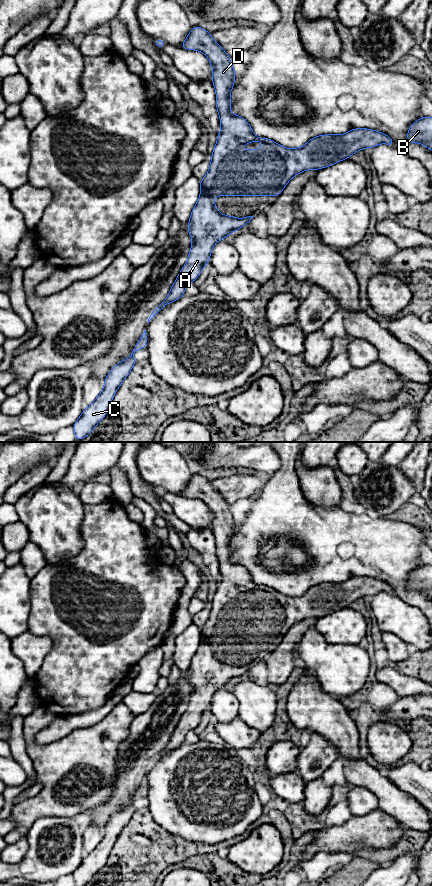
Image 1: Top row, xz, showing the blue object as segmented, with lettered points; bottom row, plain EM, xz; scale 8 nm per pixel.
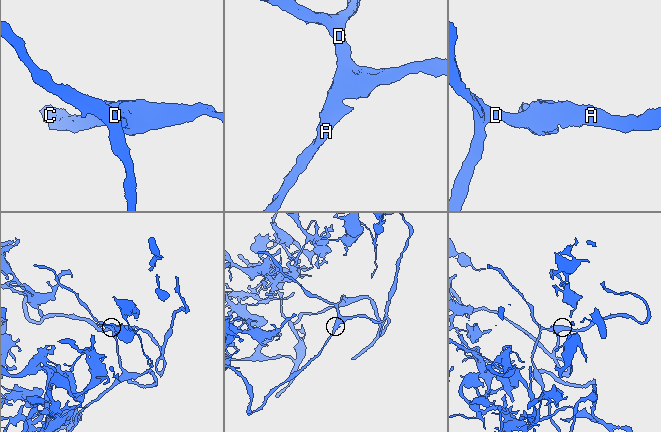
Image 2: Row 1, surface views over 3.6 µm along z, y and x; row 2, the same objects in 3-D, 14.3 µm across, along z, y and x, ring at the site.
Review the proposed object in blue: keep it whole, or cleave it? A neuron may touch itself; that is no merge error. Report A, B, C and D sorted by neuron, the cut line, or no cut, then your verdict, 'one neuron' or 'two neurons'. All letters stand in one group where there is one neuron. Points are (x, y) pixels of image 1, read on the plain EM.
groups A B C D; cut none; one neuron

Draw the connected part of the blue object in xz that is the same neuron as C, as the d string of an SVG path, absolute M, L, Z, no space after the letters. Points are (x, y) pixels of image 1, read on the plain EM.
M145 777L131 803L110 818L104 828L102 840L87 856L84 856L79 867L72 873L75 886L85 886L88 884L95 874L106 864L116 839L136 811L134 801L145 796L147 790L148 785Z

